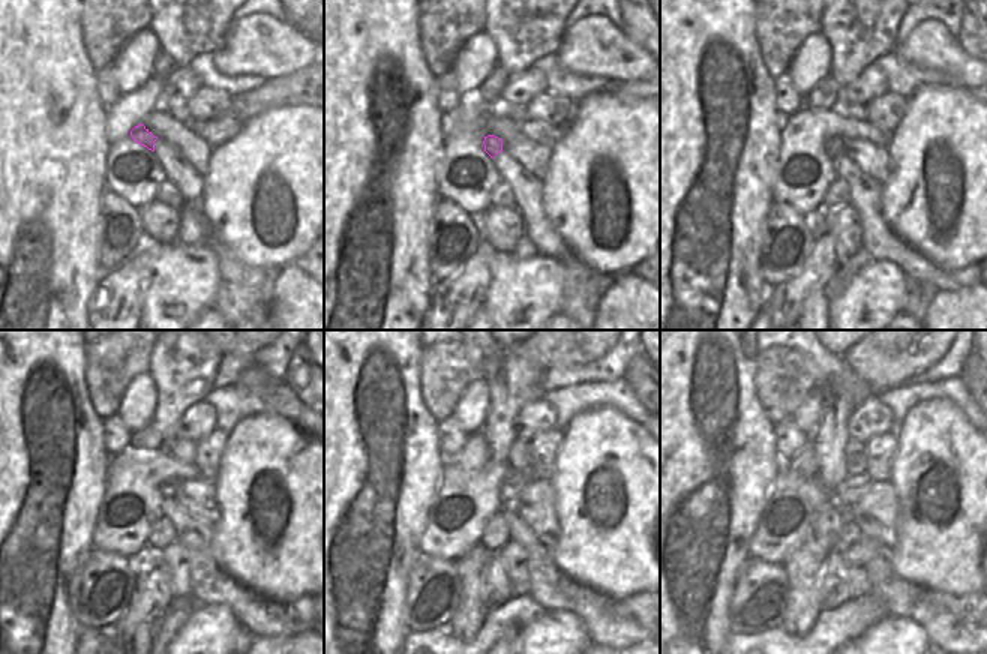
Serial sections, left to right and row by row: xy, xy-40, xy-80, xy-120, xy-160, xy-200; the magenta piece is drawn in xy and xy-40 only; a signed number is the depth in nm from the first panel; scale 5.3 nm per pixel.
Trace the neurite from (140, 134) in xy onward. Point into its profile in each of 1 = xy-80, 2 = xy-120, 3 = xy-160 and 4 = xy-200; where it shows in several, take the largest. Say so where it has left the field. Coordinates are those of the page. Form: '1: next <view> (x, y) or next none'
1: next xy-80 (834, 147)
2: next xy-120 (168, 486)
3: next xy-160 (510, 488)
4: next xy-200 (852, 488)

